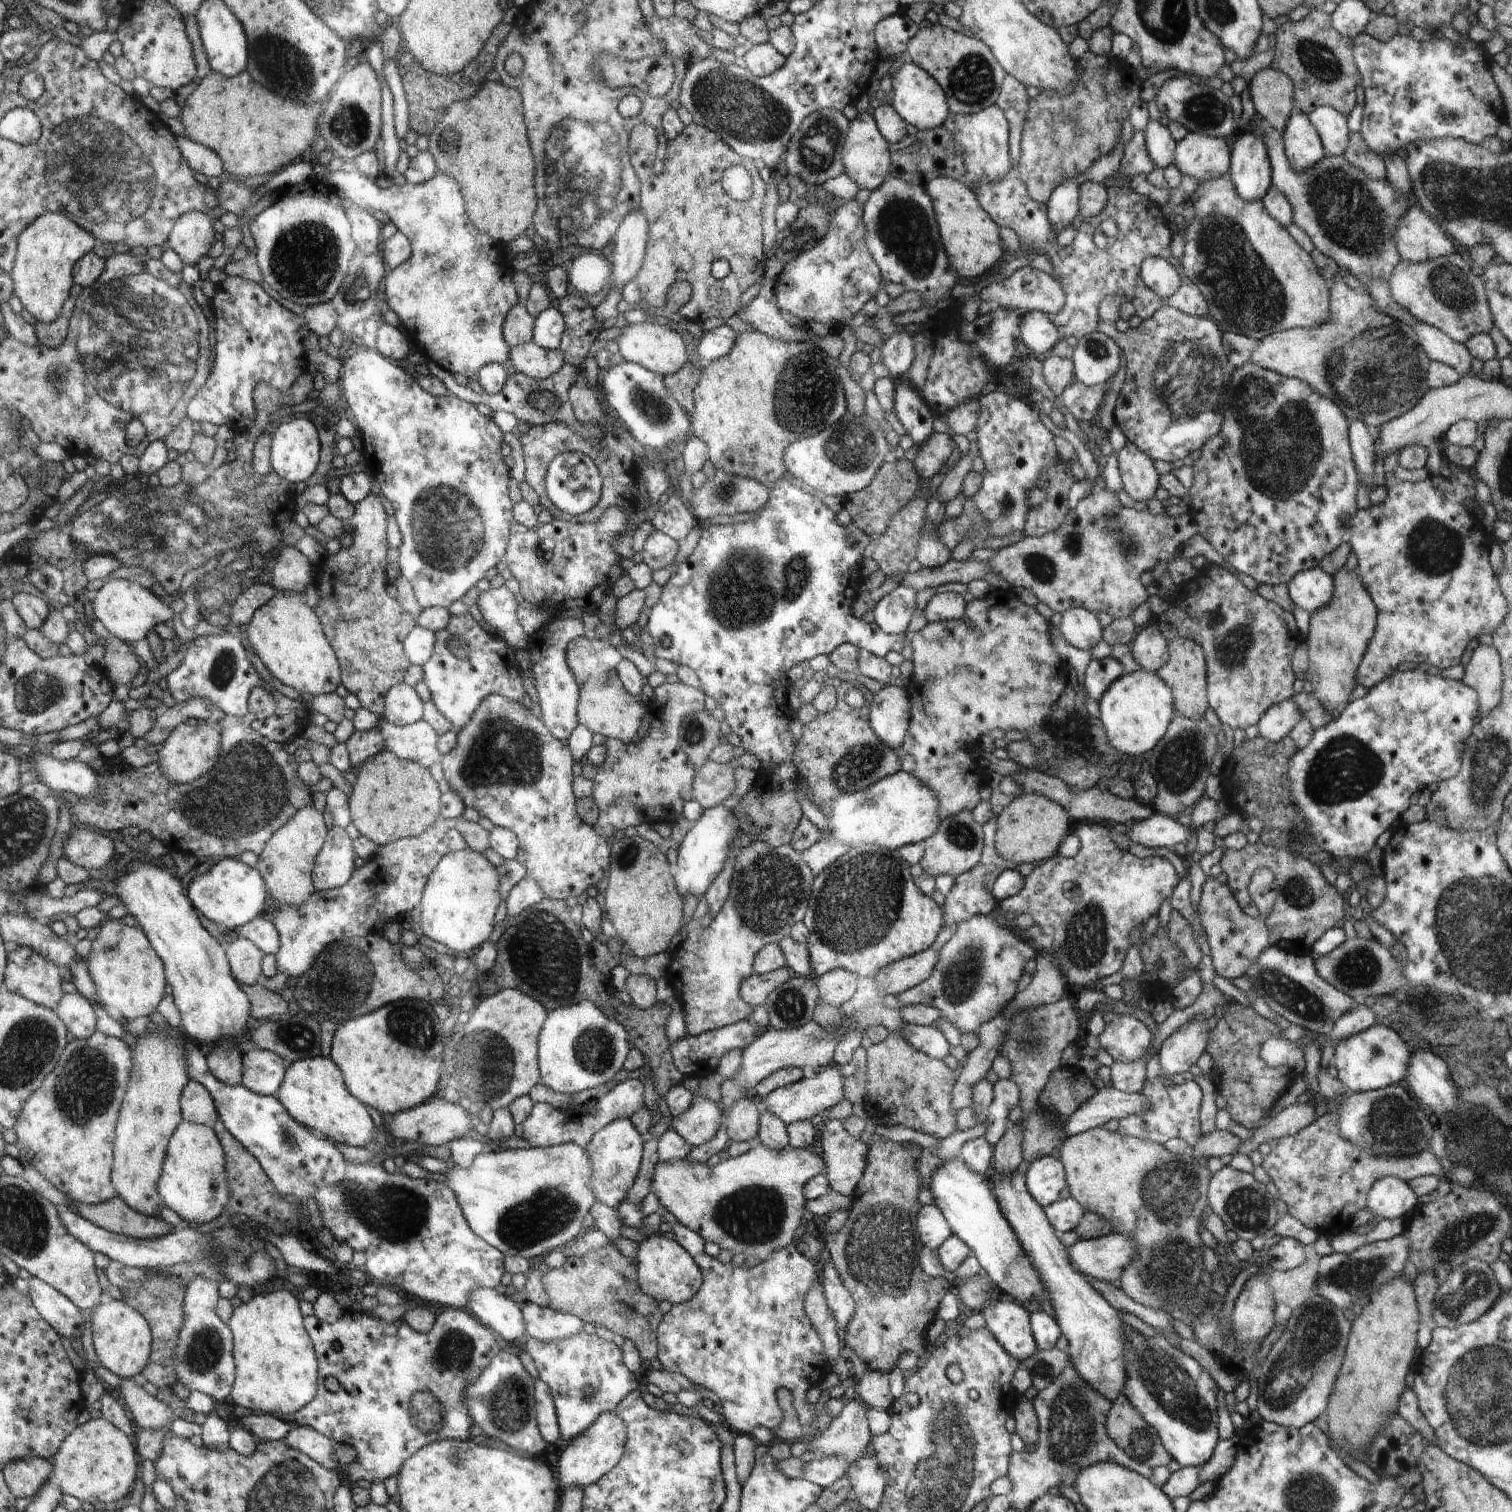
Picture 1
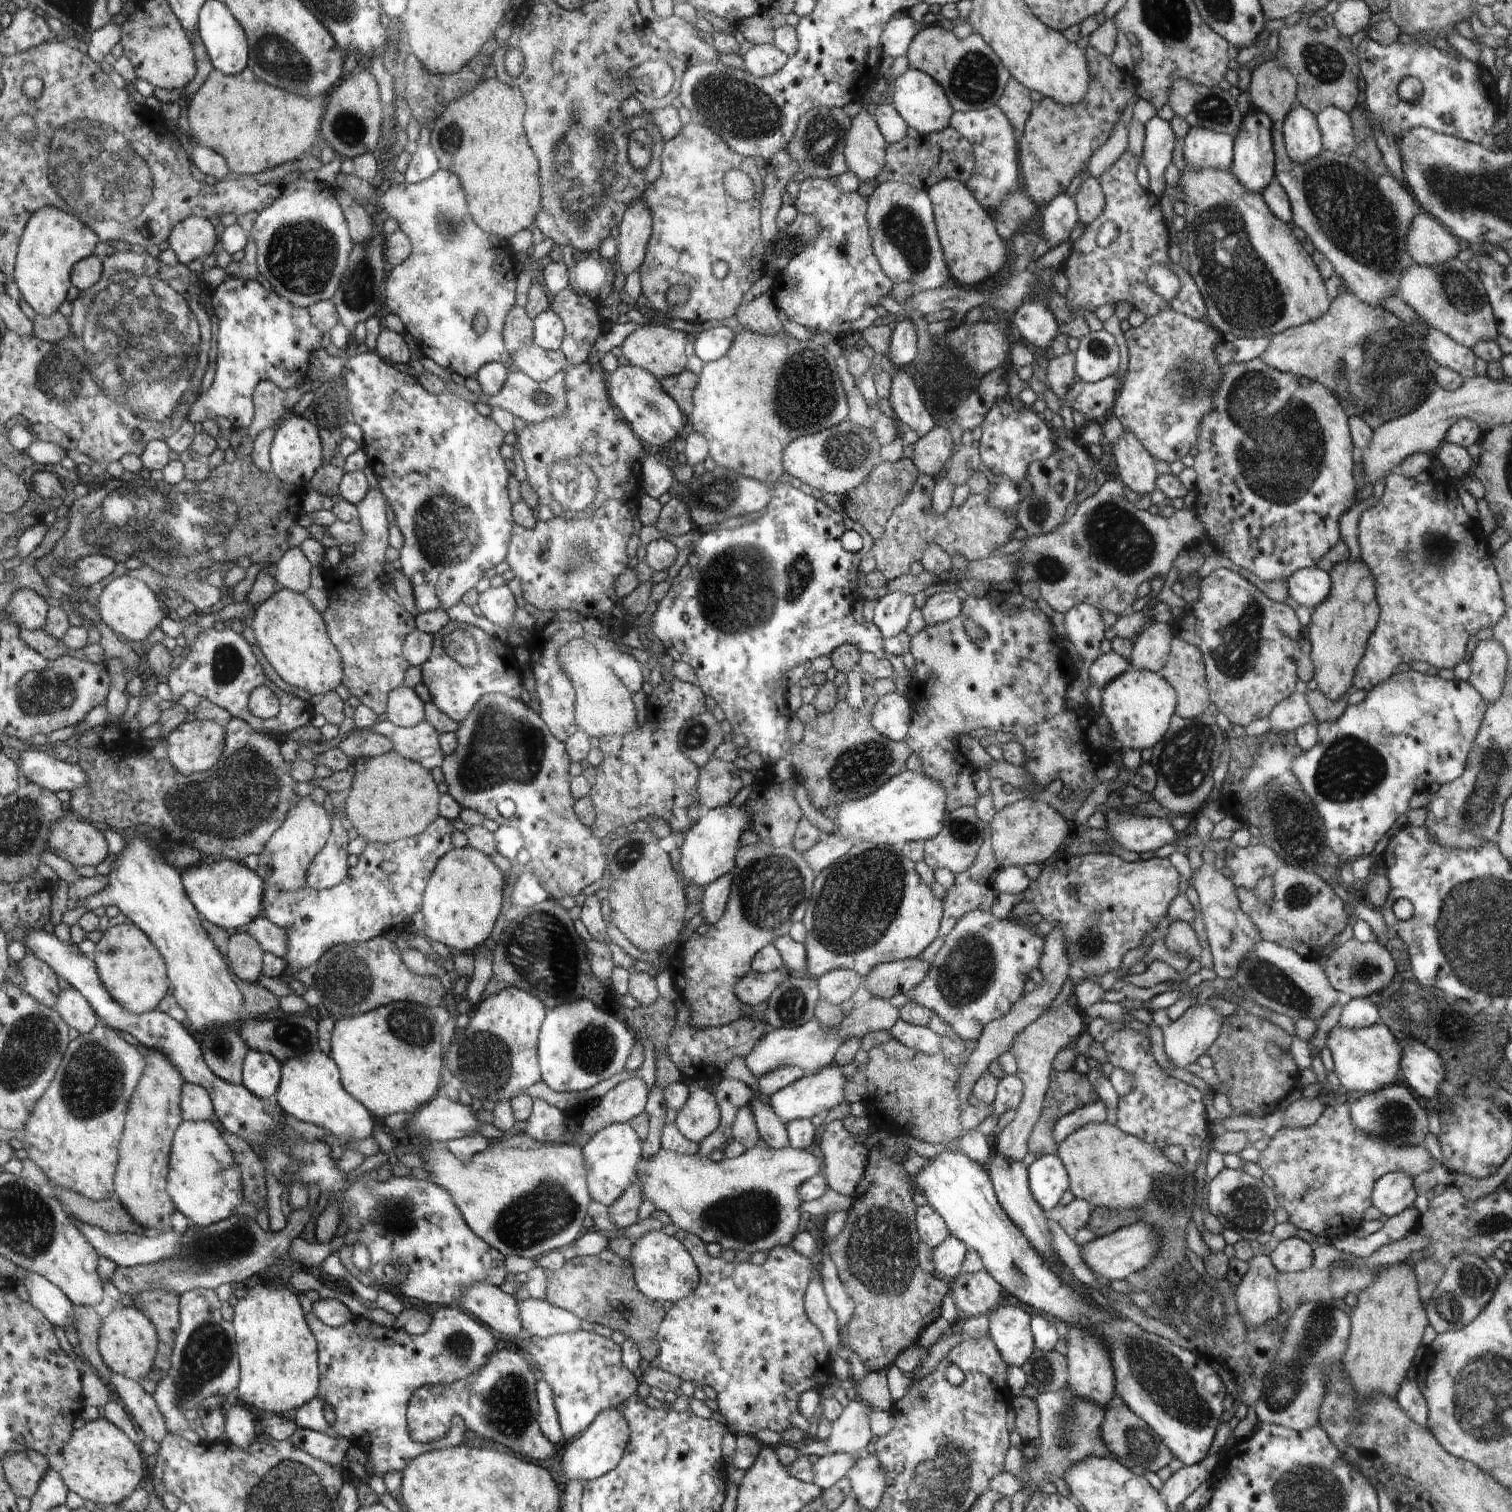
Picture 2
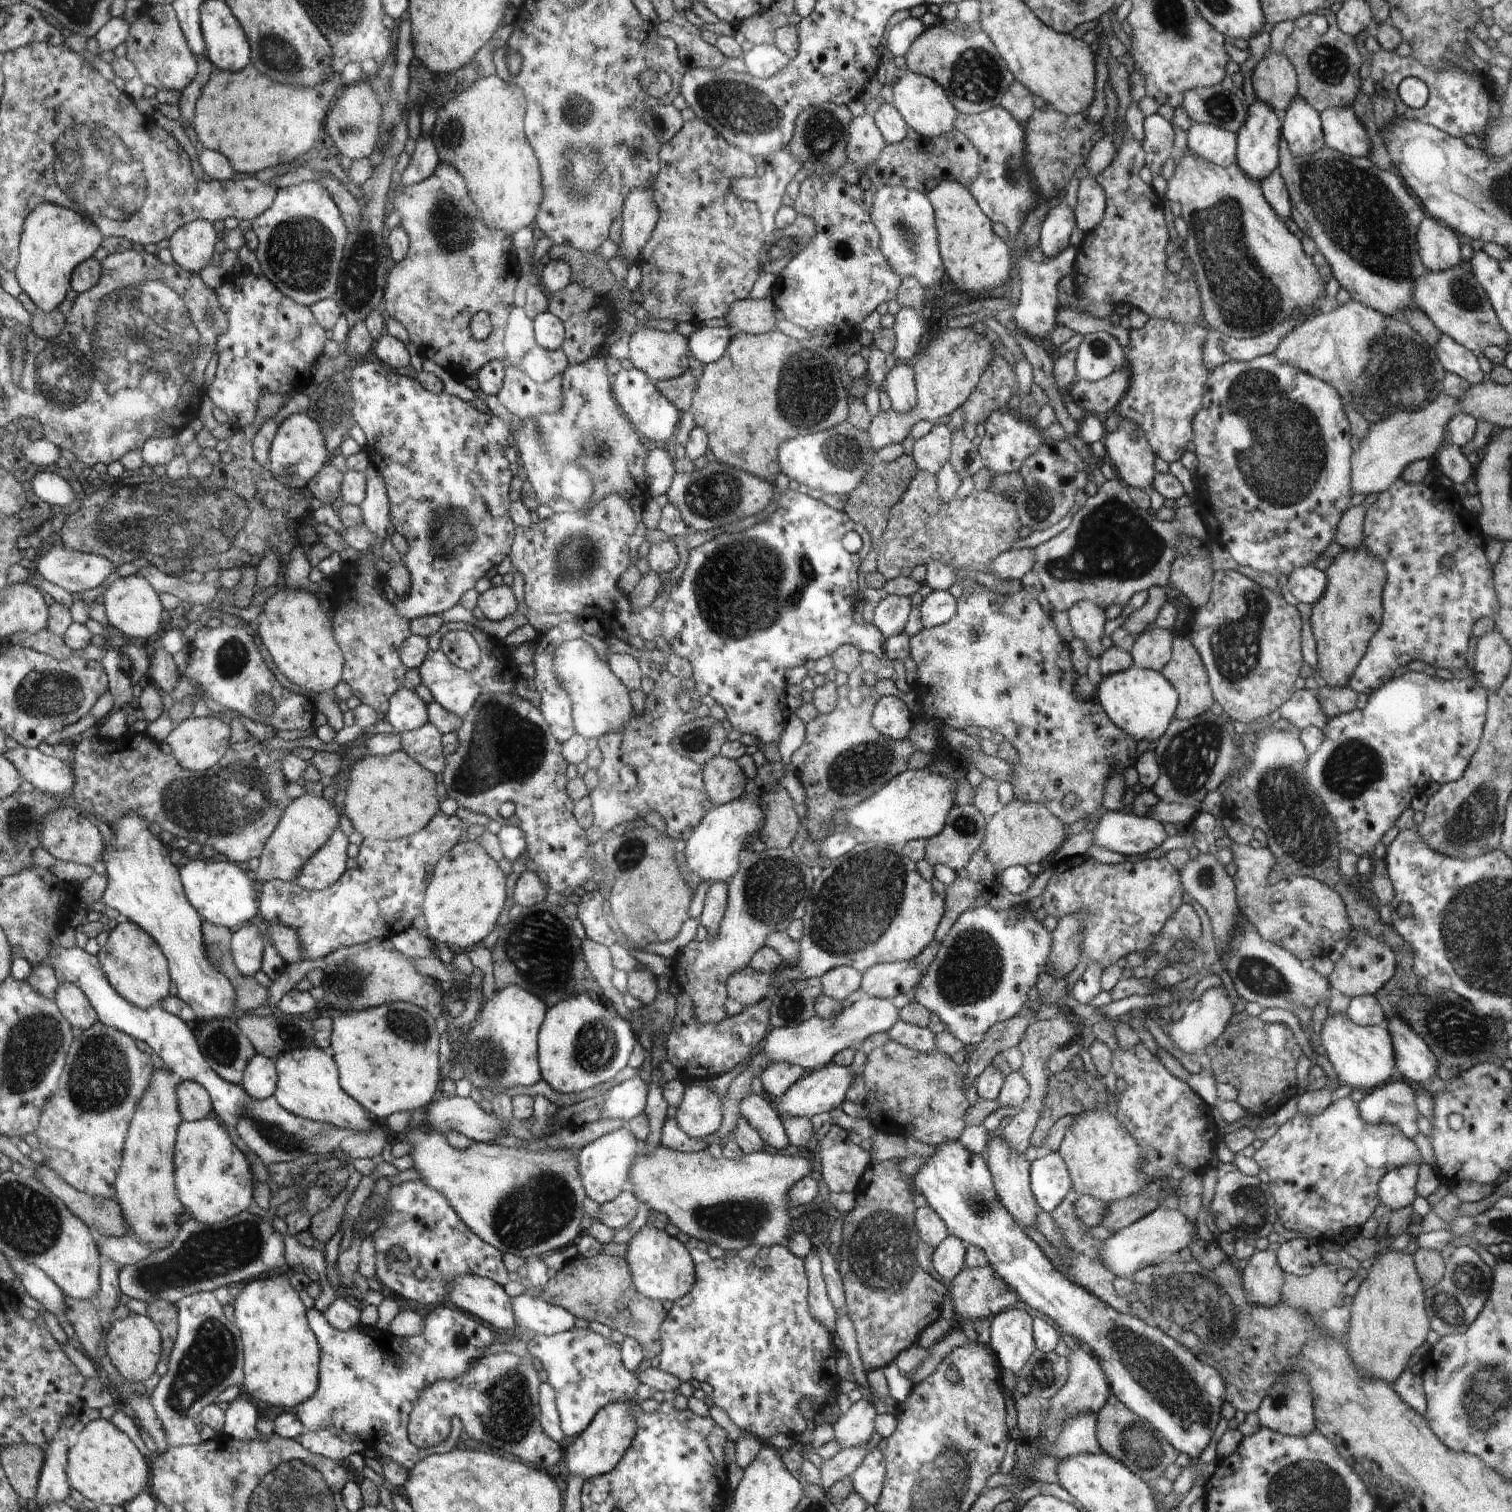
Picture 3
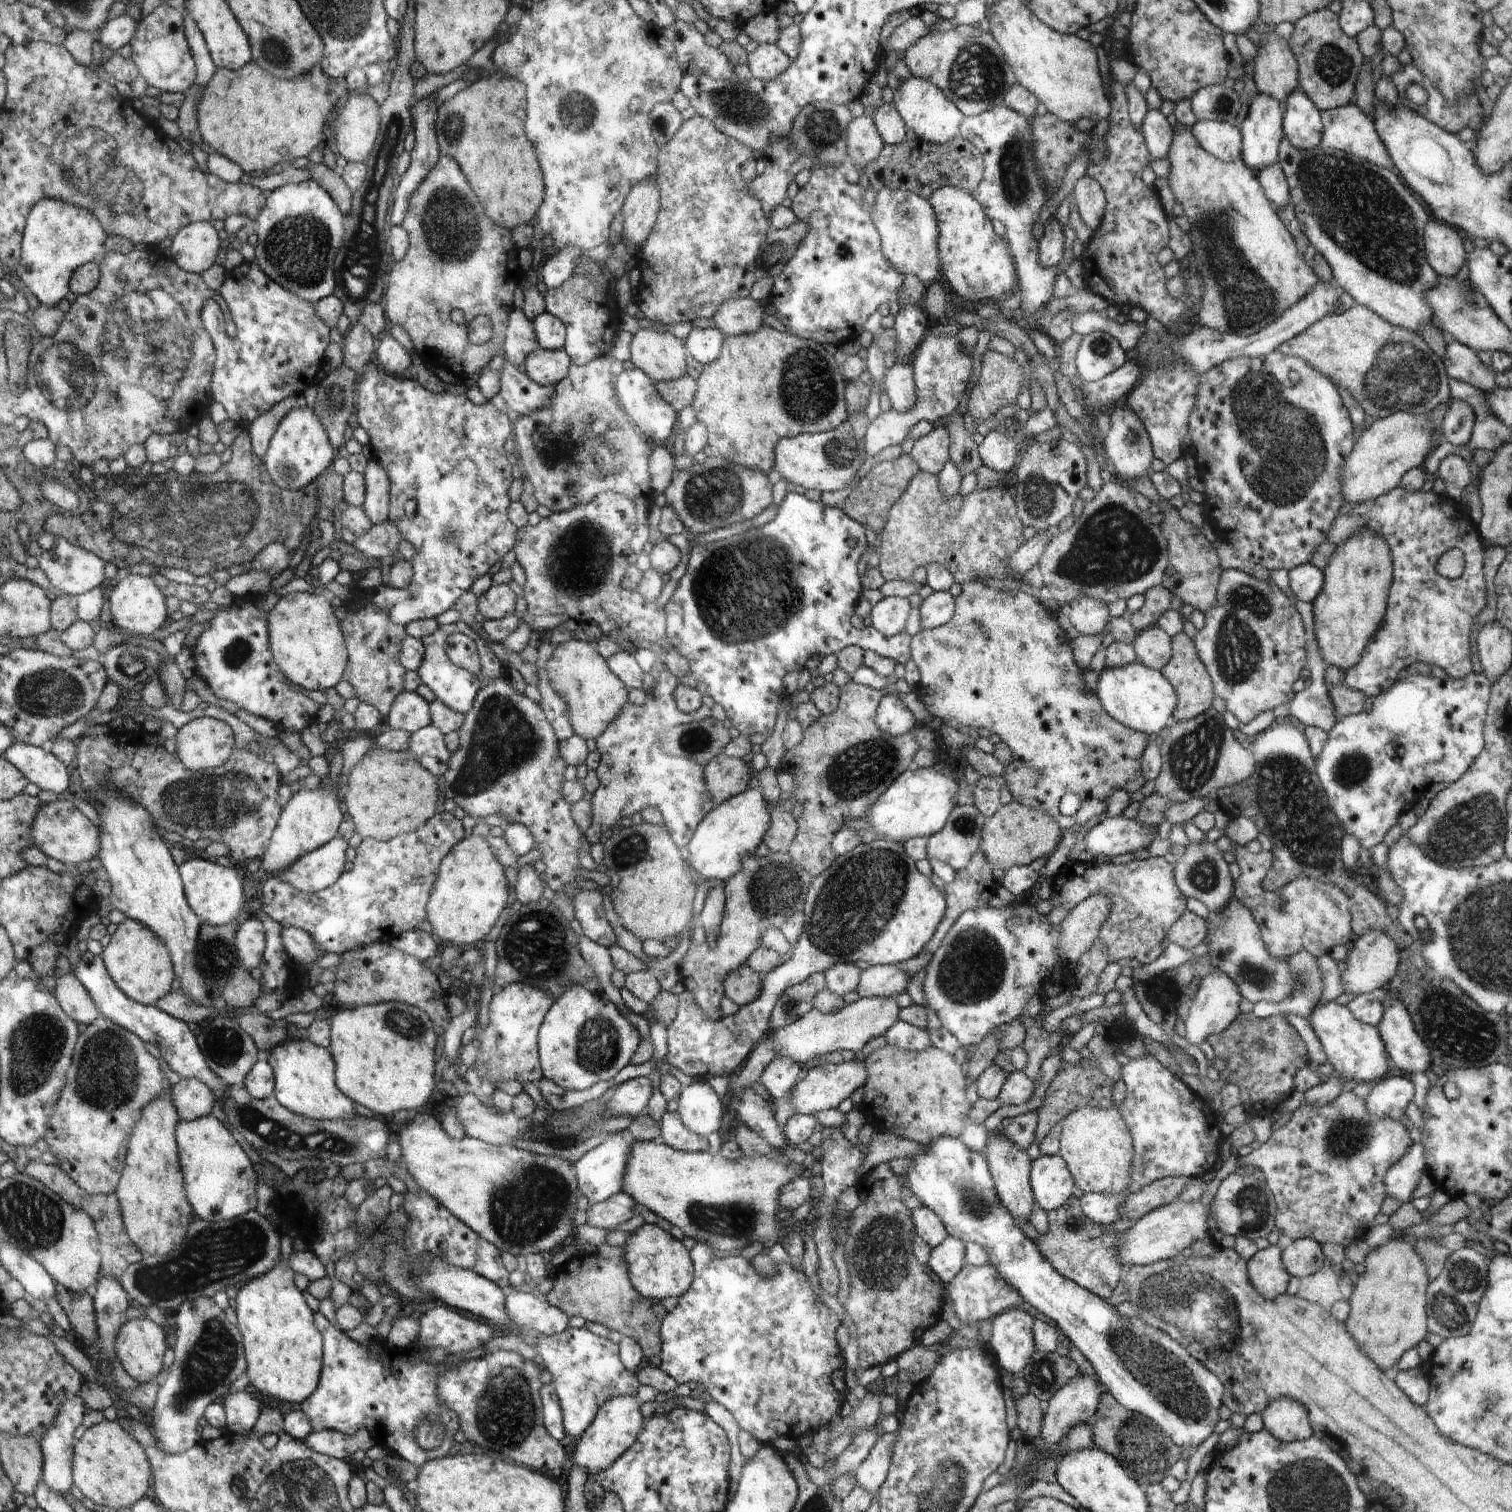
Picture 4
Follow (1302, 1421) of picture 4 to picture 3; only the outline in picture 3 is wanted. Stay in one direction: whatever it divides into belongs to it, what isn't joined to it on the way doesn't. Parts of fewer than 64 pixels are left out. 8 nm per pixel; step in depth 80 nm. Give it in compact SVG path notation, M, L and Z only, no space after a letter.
M1295 1371L1287 1374L1268 1389L1256 1413L1262 1427L1292 1436L1306 1436L1315 1431L1311 1389L1303 1375Z

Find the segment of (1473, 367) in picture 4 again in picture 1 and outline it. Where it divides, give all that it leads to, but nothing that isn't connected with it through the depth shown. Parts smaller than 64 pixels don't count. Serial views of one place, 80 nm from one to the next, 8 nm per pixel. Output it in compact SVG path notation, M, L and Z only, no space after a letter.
M1417 321L1412 328L1430 360L1451 366L1460 376L1472 373L1472 355L1465 344L1454 342L1439 328L1426 323Z

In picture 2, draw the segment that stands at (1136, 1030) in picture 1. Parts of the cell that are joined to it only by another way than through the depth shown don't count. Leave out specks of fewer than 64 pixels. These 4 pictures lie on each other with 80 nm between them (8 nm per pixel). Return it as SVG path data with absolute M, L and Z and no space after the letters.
M1130 1024L1116 1031L1102 1044L1107 1060L1114 1069L1127 1072L1133 1080L1132 1090L1119 1096L1116 1126L1157 1148L1161 1153L1169 1144L1184 1148L1185 1160L1194 1167L1202 1156L1202 1146L1208 1138L1207 1110L1201 1092L1190 1083L1164 1073L1154 1060L1150 1038L1142 1032L1130 1030Z

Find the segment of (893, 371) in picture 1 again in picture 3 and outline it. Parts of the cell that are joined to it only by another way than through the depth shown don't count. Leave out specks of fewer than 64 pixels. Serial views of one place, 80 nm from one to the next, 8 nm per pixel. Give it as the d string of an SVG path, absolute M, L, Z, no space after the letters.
M900 307L893 325L896 343L892 354L897 362L912 363L920 354L920 340L927 328L927 321L927 317L919 315L913 308Z

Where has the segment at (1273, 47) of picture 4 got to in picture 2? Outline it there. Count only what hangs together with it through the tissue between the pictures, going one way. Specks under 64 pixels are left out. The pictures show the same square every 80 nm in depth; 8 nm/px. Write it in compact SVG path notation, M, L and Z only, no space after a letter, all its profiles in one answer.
M1276 60L1260 63L1252 72L1249 93L1254 108L1264 111L1276 122L1283 122L1297 105L1297 82L1288 69L1280 67Z

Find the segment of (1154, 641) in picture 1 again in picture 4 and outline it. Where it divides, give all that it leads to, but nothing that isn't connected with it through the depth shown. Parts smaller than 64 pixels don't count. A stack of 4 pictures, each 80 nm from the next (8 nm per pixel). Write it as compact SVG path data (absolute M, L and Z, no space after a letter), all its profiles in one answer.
M1158 624L1141 630L1133 640L1136 661L1159 671L1169 664L1171 655L1171 636Z

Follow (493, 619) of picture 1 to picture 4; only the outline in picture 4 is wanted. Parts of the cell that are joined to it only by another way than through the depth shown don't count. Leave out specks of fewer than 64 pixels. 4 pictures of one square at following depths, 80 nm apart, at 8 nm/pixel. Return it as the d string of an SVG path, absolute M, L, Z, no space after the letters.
M508 584L492 586L477 598L477 610L485 619L506 618L515 612L517 596L510 589Z

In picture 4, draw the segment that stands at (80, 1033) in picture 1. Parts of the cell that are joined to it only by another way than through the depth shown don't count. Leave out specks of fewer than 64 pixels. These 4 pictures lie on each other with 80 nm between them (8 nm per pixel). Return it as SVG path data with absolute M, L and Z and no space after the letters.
M74 972L58 975L59 985L55 990L64 1010L80 1024L89 1024L102 1015L102 1010L94 1000L88 987Z

